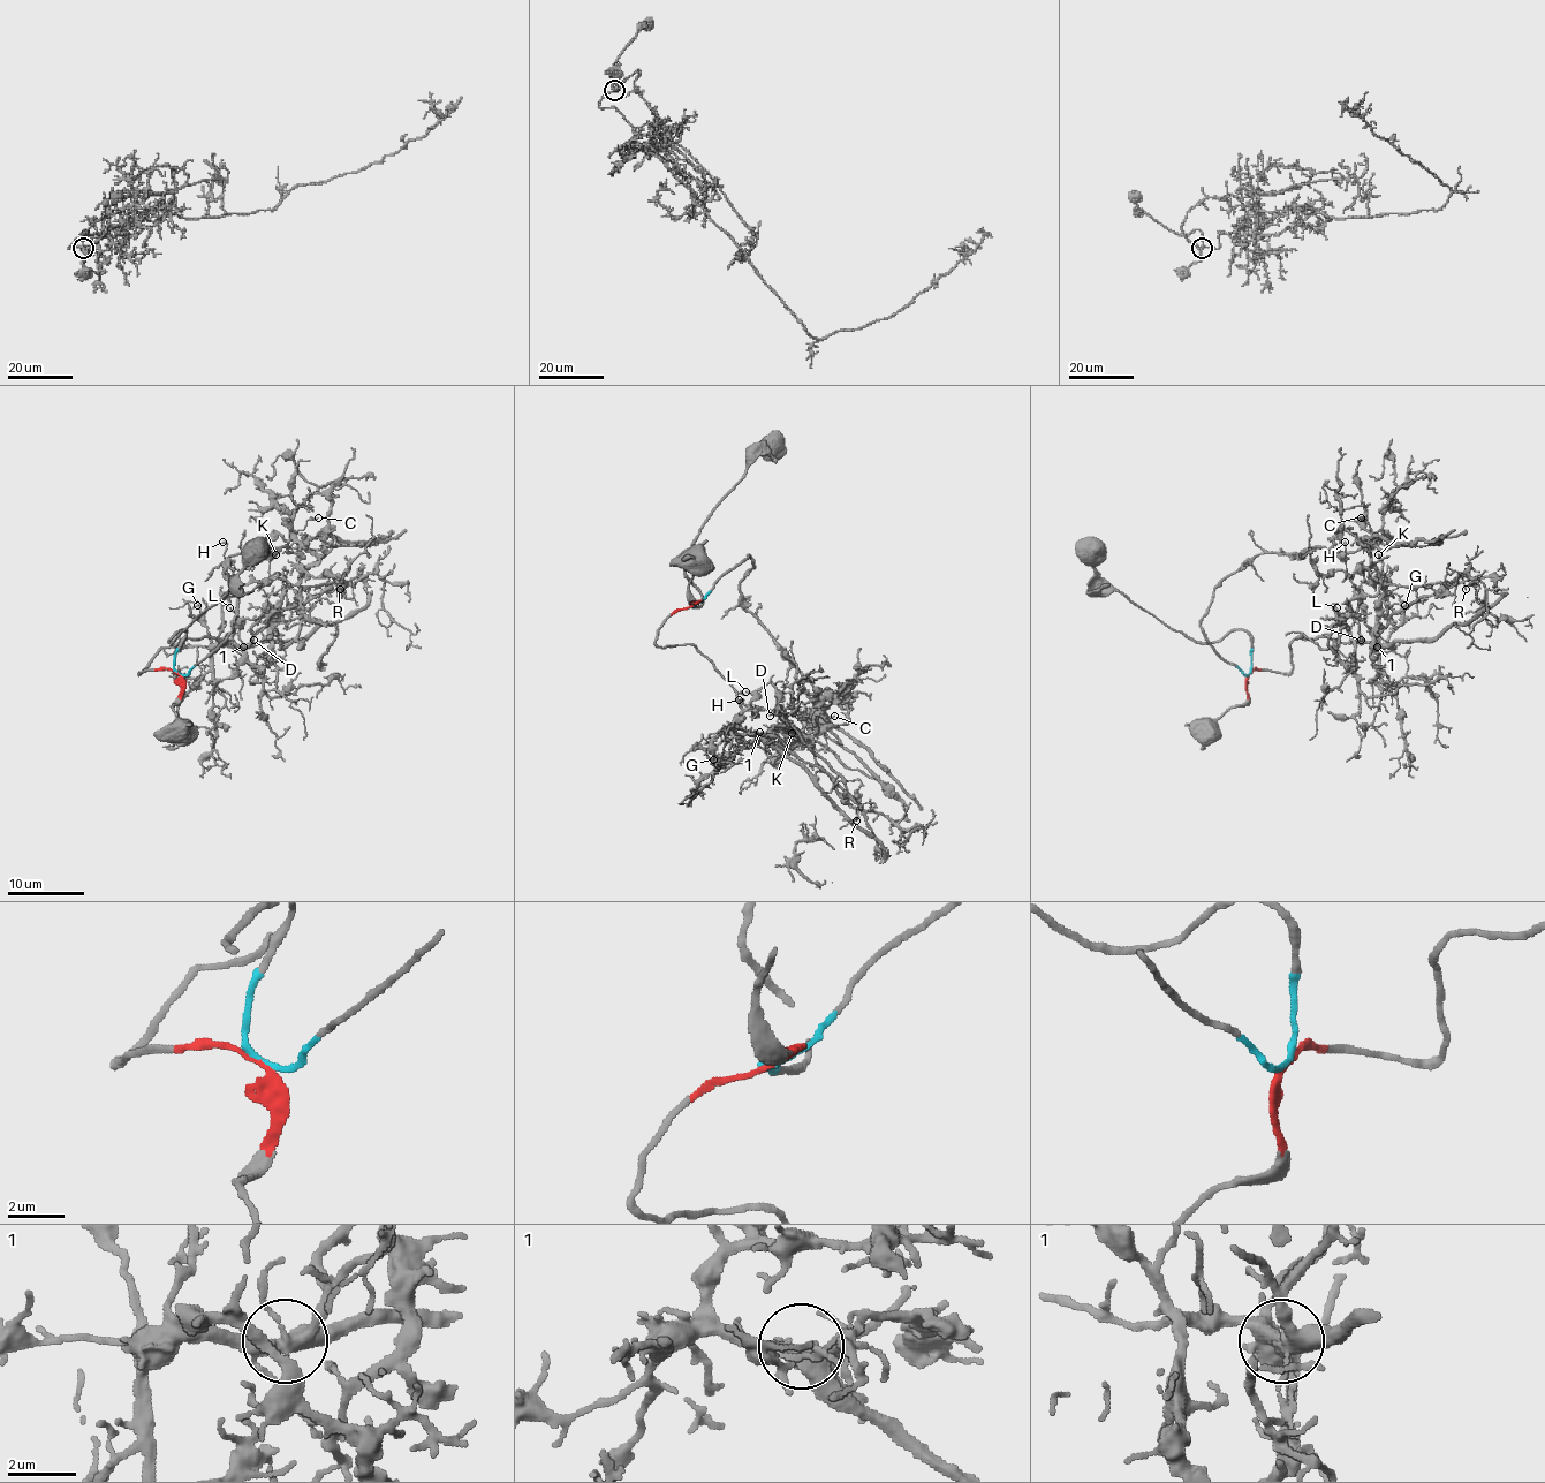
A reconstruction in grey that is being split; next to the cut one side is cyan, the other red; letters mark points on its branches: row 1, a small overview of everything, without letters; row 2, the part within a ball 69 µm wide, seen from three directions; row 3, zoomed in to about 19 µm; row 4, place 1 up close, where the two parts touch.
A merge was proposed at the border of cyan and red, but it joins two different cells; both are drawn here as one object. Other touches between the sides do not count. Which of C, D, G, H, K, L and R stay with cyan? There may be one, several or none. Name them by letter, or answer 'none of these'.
C, K

